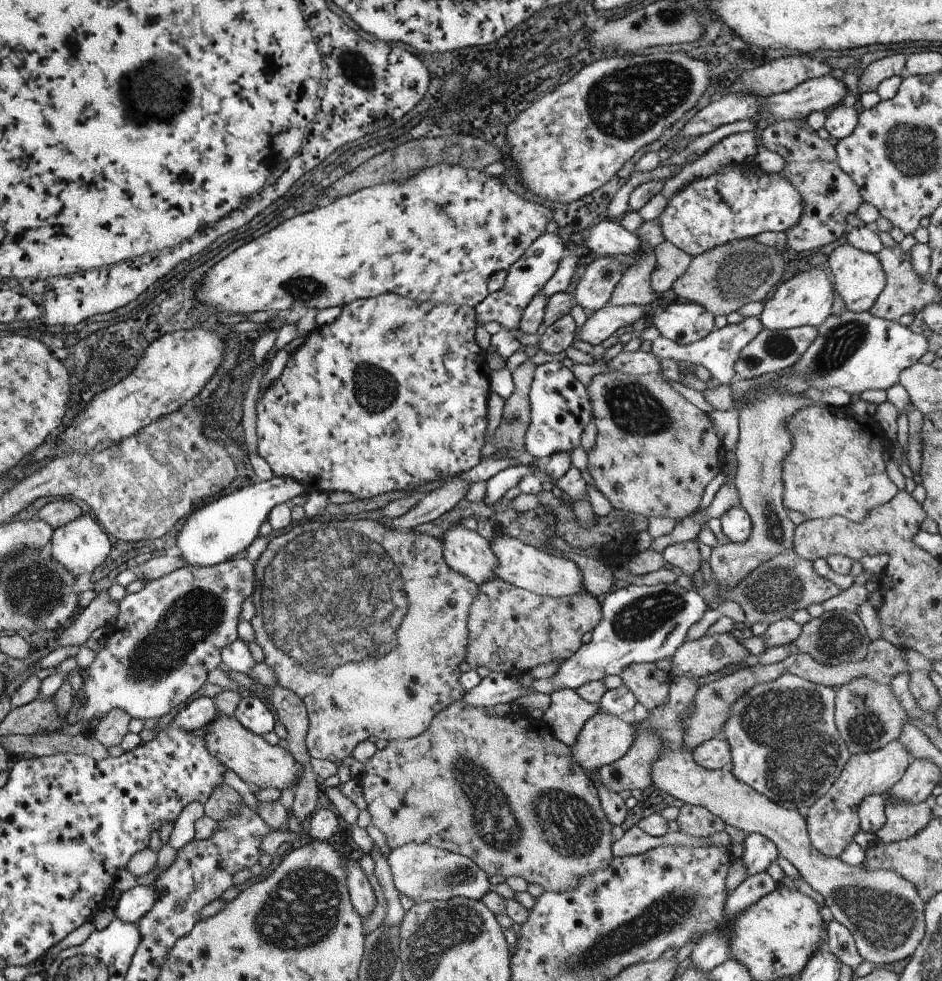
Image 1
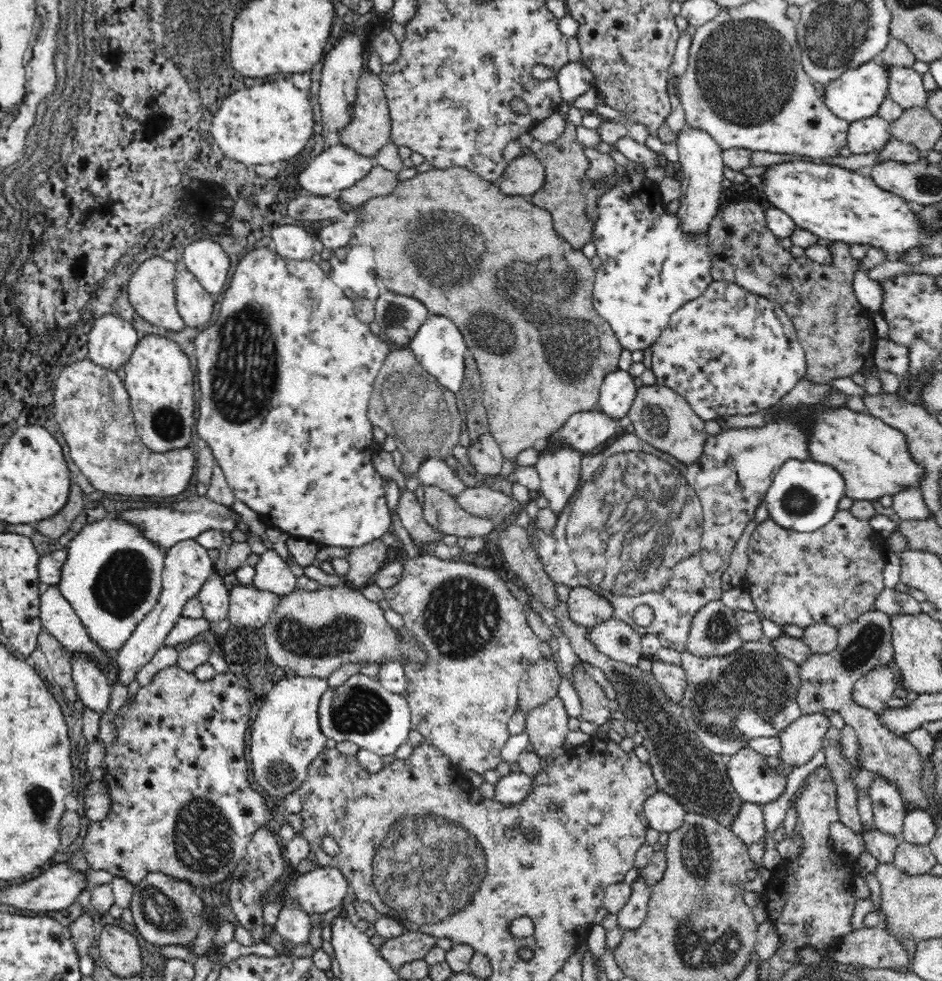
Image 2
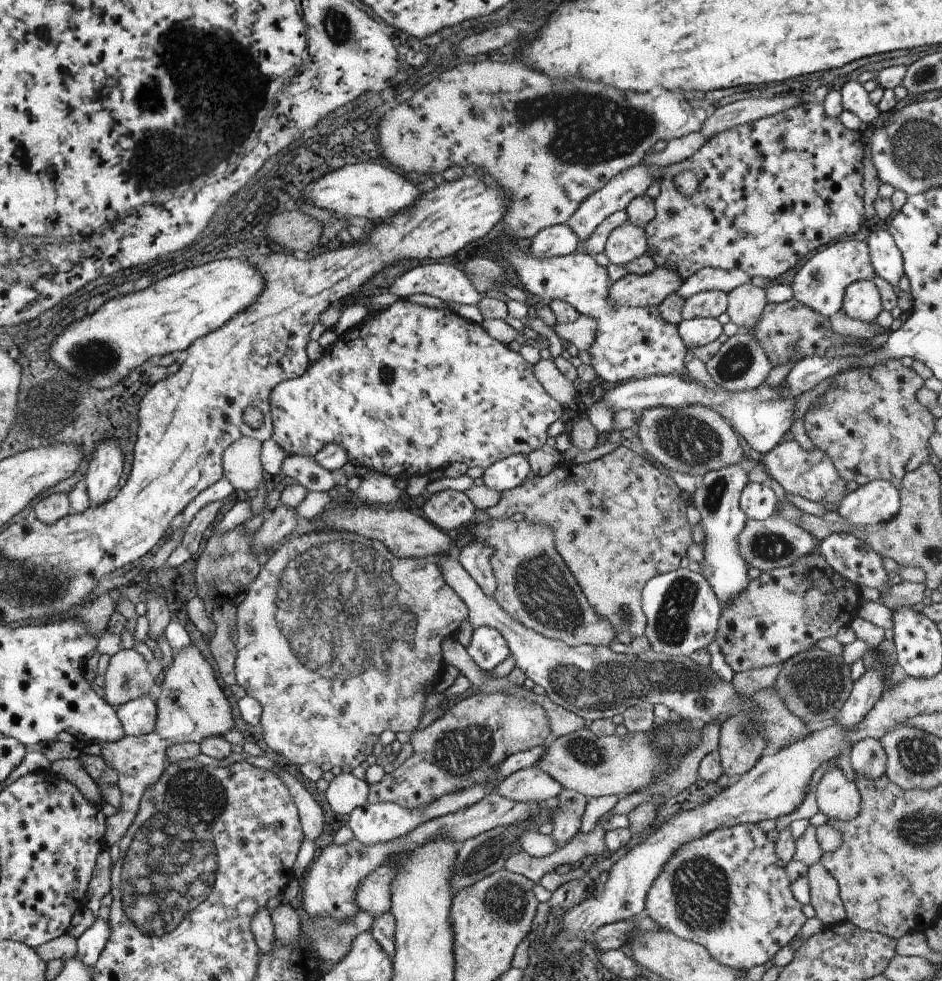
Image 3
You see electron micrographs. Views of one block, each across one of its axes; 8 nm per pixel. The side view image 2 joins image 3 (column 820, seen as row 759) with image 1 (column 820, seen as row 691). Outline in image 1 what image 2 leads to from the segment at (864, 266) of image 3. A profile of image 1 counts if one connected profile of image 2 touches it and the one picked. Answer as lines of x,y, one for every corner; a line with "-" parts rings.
809,270
793,276
791,280
783,282
779,288
775,288
775,294
763,302
763,312
759,314
759,322
763,324
763,330
791,330
801,326
815,326
819,328
831,314
831,286
823,274
823,270

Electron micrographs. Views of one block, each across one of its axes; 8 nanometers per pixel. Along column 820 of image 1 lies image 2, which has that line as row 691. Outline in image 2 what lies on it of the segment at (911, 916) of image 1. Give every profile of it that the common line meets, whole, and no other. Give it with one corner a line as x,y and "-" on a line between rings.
878,666
874,672
866,674
864,680
858,680
852,690
852,700
862,706
870,708
876,714
888,710
890,706
886,704
894,696
894,690
900,688
900,678
898,672
892,670
890,666

